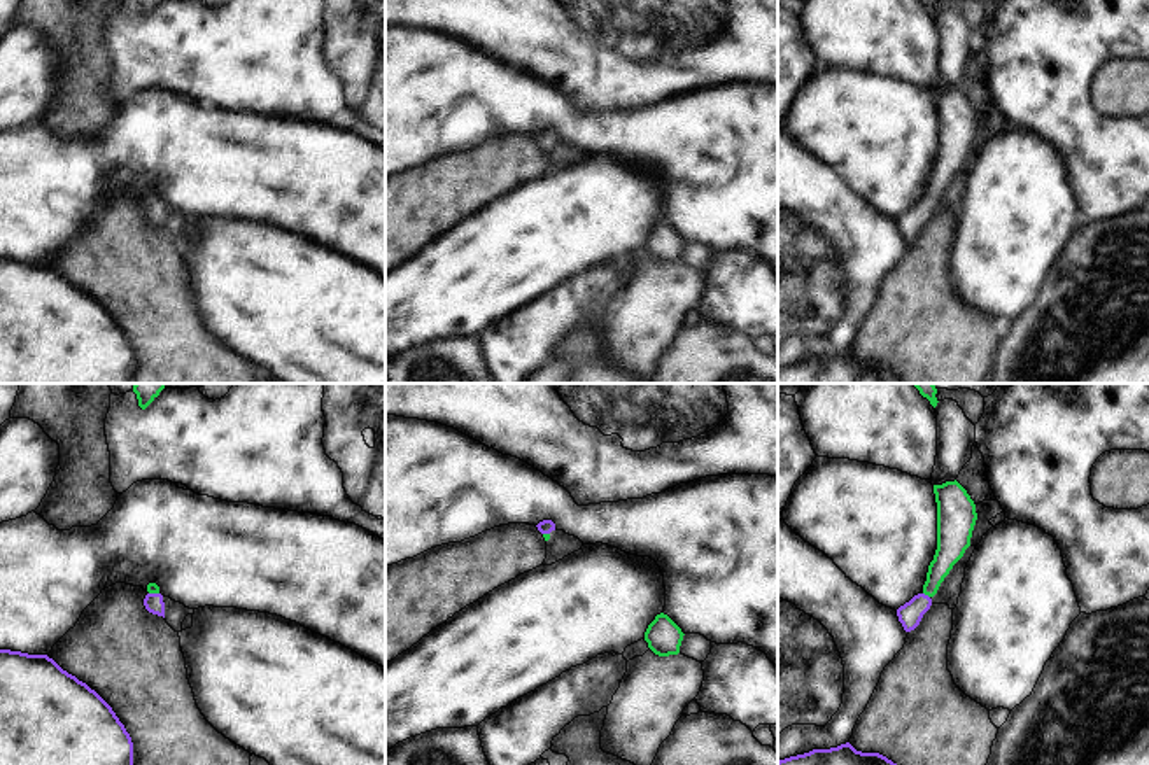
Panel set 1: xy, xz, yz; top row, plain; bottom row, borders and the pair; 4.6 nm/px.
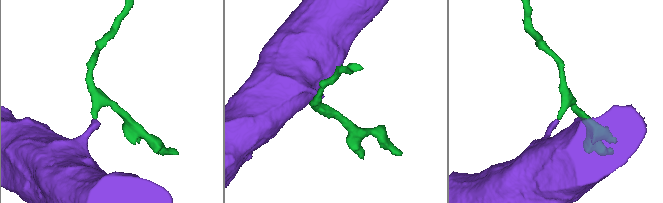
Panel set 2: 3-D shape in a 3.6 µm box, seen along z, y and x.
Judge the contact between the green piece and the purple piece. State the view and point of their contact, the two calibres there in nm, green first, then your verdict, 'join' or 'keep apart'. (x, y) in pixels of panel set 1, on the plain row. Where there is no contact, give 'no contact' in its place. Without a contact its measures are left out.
yz (927, 202) | 130/110 nm | join

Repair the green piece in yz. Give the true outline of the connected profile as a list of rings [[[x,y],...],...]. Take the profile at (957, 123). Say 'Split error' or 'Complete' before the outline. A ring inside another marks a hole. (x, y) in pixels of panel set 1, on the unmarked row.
Split error. [[[956,88],[934,93],[934,102],[937,110],[937,158],[928,173],[923,200],[897,217],[906,240],[914,238],[930,217],[932,205],[941,191],[970,154],[977,128],[974,109]]]

